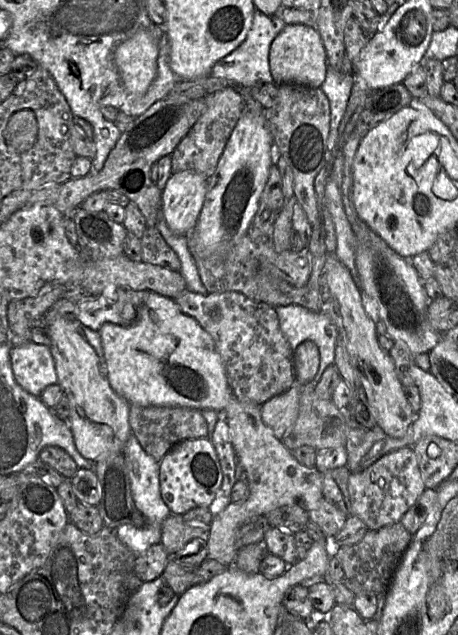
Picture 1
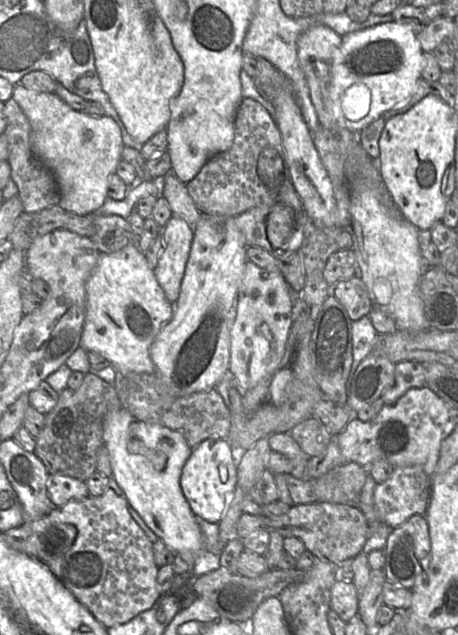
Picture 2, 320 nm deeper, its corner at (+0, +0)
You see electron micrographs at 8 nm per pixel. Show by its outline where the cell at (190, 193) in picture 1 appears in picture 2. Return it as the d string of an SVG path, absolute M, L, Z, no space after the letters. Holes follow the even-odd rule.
M172 215L162 229L163 245L154 273L166 299L175 304L185 273L193 241L193 228L182 218Z

